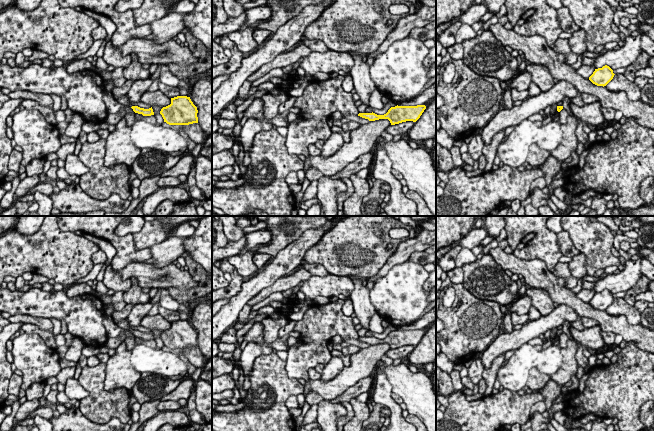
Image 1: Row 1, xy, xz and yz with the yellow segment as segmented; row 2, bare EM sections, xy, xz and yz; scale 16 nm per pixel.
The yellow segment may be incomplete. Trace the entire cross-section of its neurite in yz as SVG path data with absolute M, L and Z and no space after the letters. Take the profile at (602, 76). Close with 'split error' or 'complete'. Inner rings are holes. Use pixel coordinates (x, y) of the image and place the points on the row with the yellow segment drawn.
M605 65L602 68L595 69L589 80L597 86L606 86L614 77L613 70Z; complete

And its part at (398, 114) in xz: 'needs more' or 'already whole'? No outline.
already whole

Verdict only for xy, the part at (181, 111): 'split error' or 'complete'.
complete

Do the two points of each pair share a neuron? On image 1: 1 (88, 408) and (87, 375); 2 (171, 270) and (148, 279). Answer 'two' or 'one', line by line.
1: one
2: one

